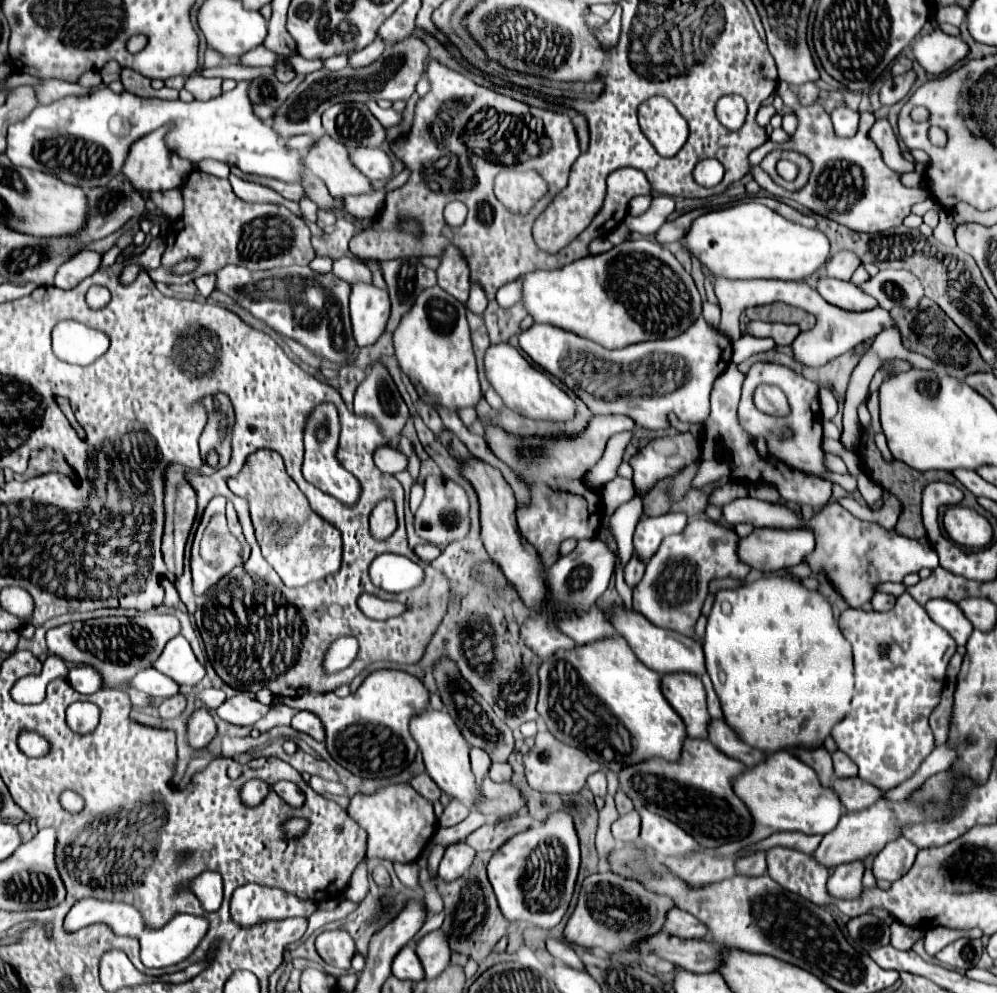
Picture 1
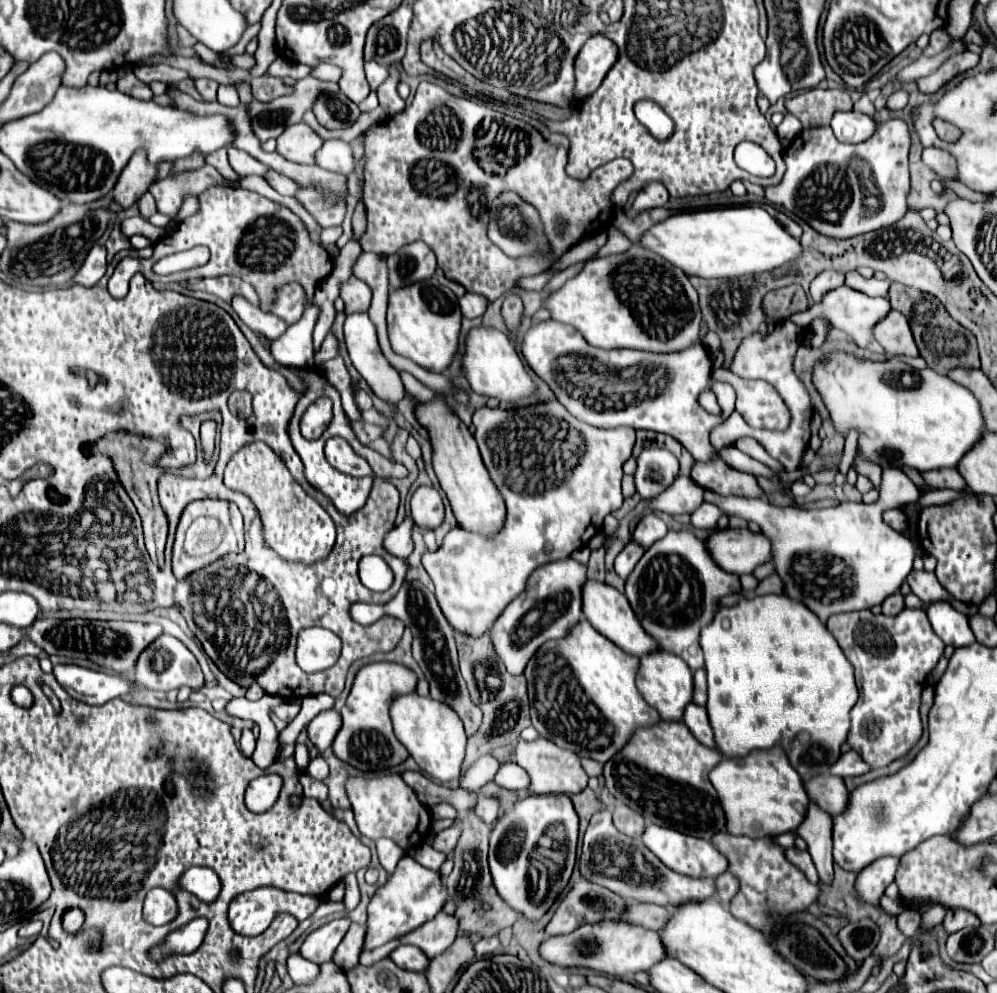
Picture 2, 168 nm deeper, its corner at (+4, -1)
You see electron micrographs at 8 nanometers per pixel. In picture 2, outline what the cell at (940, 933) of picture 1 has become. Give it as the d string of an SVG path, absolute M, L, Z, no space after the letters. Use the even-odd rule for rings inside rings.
M948 910L946 912L946 918L944 918L944 930L948 934L954 934L966 926L972 926L972 928L978 928L980 926L980 920L978 916L974 916L972 912L962 912L962 910Z

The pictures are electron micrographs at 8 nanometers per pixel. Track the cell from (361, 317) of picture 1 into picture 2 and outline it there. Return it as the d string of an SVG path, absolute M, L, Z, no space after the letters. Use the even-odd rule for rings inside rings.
M364 310L364 312L352 312L352 314L346 316L346 322L344 322L344 340L346 340L346 346L348 346L348 354L350 354L352 364L364 376L364 380L368 382L368 386L372 388L372 392L378 398L386 400L386 402L400 402L404 398L404 394L406 394L404 392L404 386L402 386L402 380L400 380L400 374L384 358L384 354L382 354L382 350L378 346L376 326L370 320L368 310Z

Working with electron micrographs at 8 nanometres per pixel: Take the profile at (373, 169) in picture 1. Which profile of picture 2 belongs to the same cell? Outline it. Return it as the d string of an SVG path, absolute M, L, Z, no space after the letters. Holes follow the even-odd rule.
M326 140L324 146L318 150L318 166L350 176L356 168L352 146L342 140Z

